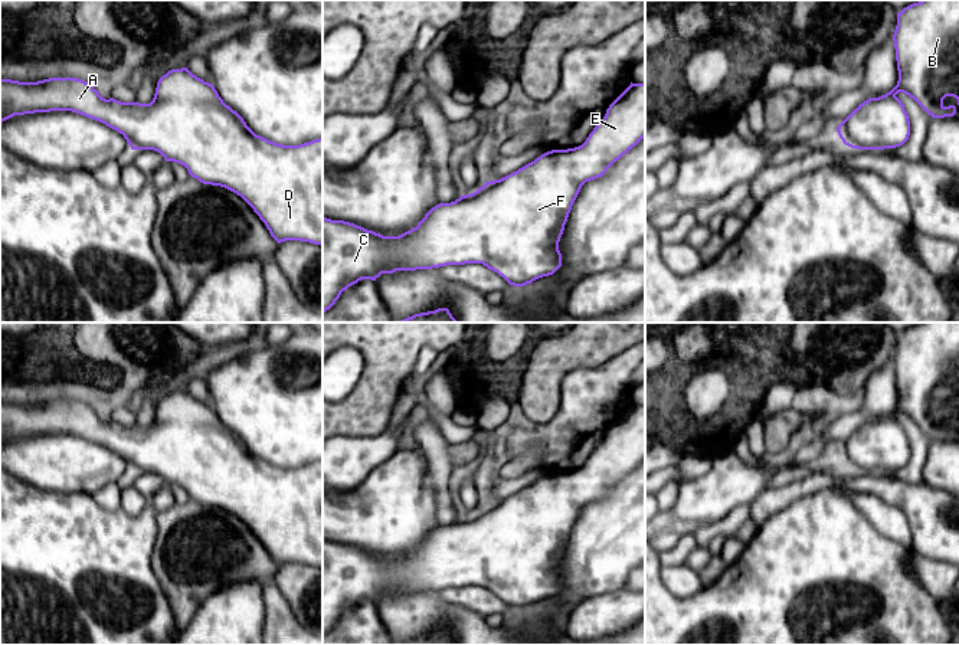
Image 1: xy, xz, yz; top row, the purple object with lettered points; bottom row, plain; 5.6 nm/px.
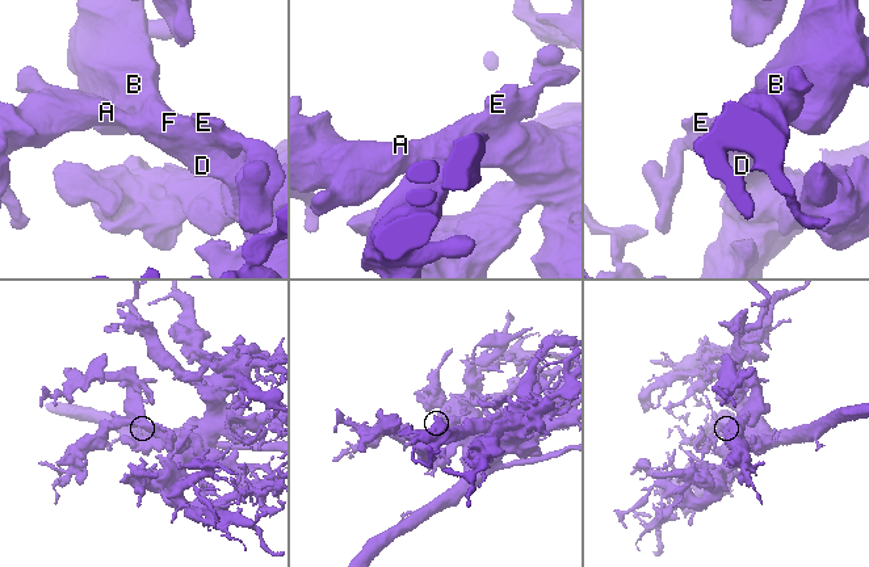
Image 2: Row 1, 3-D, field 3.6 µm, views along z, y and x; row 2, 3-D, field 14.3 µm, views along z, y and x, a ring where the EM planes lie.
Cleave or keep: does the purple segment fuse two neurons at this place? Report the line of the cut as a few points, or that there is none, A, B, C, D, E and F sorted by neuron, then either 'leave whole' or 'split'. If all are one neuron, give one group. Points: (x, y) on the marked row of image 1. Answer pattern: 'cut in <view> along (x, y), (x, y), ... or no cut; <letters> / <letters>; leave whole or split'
no cut; A B C D E F; leave whole

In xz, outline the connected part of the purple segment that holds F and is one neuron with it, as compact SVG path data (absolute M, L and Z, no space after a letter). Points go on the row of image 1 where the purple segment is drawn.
M631 82L582 145L547 151L500 180L485 181L471 194L439 203L416 227L399 236L383 236L350 222L323 217L323 312L359 281L376 281L382 274L396 271L482 263L514 287L553 275L562 266L559 242L582 186L602 177L644 137L645 84Z

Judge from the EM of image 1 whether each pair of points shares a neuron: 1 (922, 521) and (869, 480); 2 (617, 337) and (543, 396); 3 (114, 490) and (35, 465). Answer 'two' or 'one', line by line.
1: one
2: one
3: two

